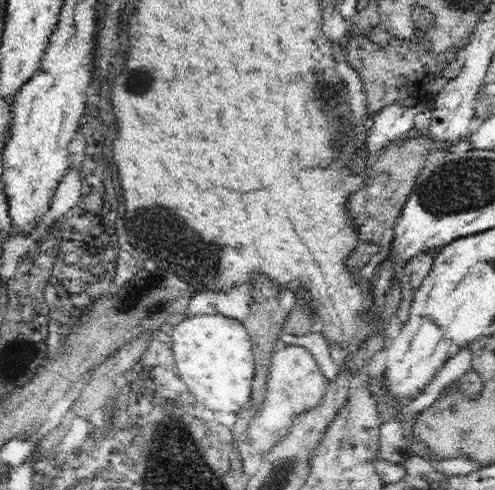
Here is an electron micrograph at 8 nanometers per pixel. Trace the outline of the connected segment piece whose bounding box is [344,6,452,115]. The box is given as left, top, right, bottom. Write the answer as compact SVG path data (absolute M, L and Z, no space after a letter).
M415 6L413 19L416 23L416 38L412 40L394 36L389 45L383 46L370 41L368 36L354 33L344 47L345 59L359 73L363 82L369 114L376 115L385 106L405 98L423 101L430 97L428 84L441 74L452 58L451 53L435 53L431 50L432 42L428 34L432 31L433 14L428 8Z

